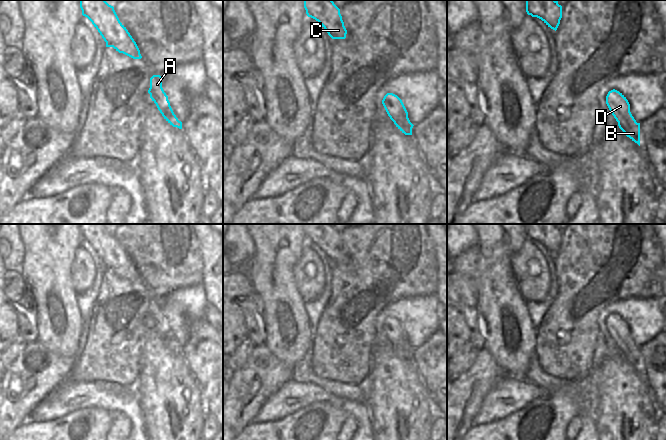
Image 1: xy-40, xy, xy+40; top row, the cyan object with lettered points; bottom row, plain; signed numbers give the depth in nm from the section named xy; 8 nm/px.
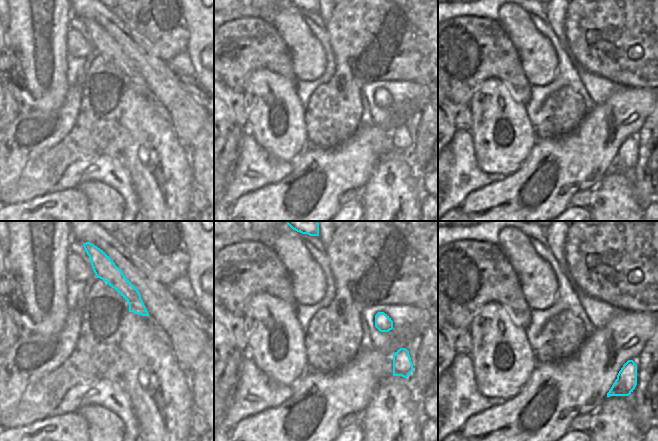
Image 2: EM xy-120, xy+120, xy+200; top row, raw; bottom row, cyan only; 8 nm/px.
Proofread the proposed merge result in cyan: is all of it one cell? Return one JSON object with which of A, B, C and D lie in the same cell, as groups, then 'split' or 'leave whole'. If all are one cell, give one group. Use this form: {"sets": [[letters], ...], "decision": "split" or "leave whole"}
{"sets": [["A", "B", "C", "D"]], "decision": "leave whole"}

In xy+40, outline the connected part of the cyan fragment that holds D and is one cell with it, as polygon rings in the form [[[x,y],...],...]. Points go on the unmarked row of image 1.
[[[613,313],[606,320],[606,328],[618,346],[619,352],[632,365],[640,370],[640,347],[637,347],[630,336],[630,328],[626,321]]]

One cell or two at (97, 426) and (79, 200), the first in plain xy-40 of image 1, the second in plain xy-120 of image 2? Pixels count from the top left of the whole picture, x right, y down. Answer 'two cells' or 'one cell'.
one cell

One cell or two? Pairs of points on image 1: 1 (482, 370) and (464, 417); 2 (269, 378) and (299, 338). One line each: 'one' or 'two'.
1: one
2: two

